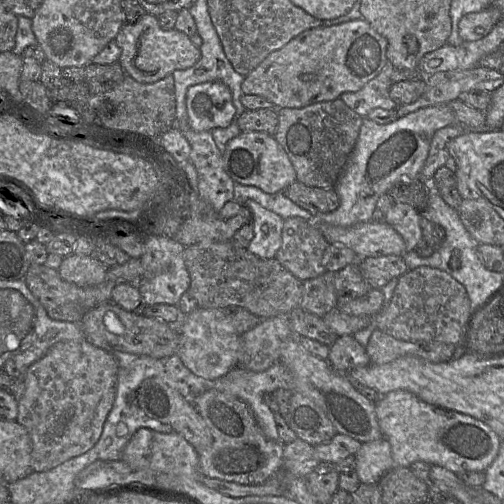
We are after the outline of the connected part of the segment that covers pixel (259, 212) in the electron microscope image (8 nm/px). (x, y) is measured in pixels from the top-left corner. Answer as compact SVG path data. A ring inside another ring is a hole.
M251 199L243 206L250 210L254 227L254 237L247 250L260 258L275 258L282 244L284 219Z

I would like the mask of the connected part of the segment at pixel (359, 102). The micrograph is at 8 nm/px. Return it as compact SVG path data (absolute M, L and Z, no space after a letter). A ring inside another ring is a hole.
M388 61L382 71L372 80L367 82L357 92L343 93L340 99L362 118L375 108L397 110L399 107L390 97L390 87L393 84L391 75L394 66Z

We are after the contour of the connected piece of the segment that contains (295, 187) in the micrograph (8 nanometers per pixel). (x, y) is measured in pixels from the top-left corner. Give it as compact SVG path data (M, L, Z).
M299 181L290 184L283 192L292 202L313 216L333 212L340 204L334 189L310 187Z

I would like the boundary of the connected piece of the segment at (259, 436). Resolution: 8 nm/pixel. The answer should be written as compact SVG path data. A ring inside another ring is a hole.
M208 389L191 399L212 435L212 444L205 450L198 450L199 472L202 475L242 485L258 485L283 468L285 444L263 434L246 402L216 389Z

